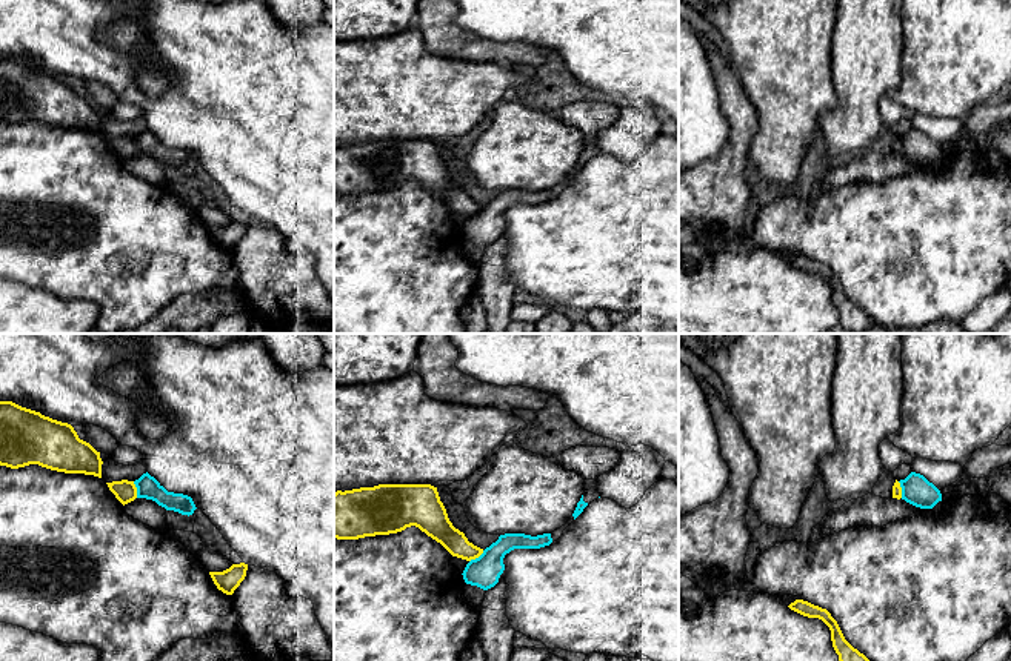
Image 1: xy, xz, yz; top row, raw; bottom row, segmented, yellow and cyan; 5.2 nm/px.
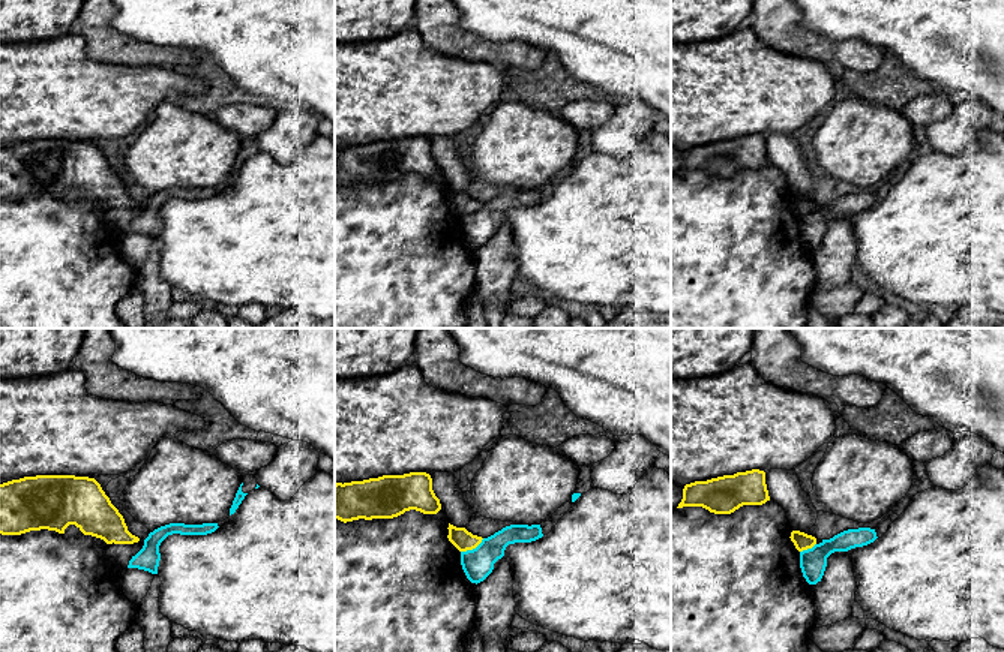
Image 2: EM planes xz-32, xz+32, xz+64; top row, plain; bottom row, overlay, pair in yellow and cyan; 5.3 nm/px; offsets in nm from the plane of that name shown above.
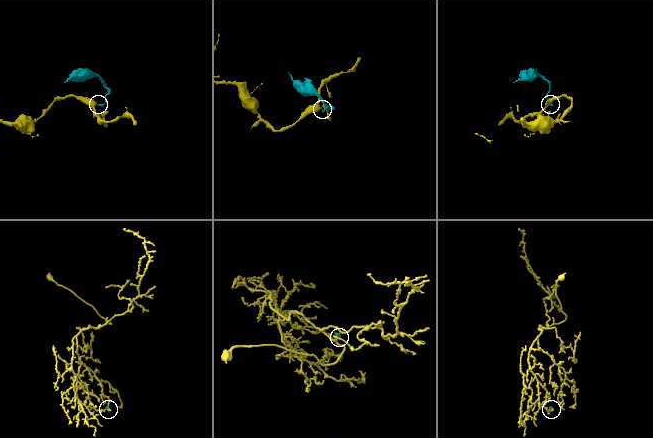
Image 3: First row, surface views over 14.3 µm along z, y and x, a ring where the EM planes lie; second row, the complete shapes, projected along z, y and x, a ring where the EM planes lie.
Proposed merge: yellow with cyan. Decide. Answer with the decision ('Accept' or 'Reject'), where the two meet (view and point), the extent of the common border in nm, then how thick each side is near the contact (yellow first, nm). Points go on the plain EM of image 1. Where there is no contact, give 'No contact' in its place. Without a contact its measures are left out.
Reject. Touches yellow at xy (136, 145). Shared border 90 nm. Thickness 120 nm (yellow) against 120 nm

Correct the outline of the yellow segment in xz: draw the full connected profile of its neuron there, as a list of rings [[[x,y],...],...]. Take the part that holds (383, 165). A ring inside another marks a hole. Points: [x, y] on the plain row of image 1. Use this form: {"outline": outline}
{"outline": [[[379,140],[334,149],[334,194],[389,191],[415,181],[452,212],[471,217],[483,204],[455,184],[431,140]]]}

